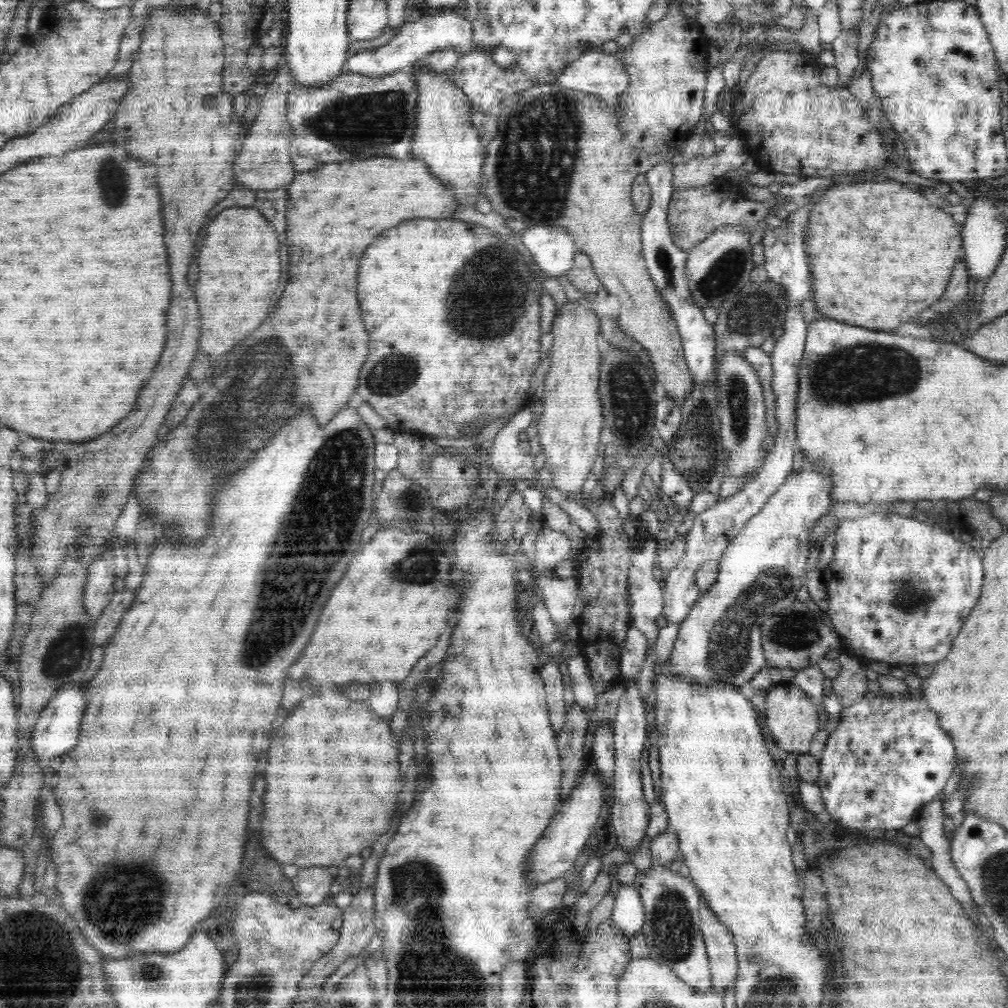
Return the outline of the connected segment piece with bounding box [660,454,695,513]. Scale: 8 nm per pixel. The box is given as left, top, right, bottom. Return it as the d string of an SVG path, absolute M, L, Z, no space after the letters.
M668 454L663 456L661 488L666 496L669 496L673 505L679 512L686 512L691 505L694 491L690 489L690 485L686 484L680 471L674 467L674 463L670 461Z

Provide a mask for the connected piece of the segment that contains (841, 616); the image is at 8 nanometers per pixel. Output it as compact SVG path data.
M878 509L868 516L846 518L840 521L837 528L831 533L831 539L834 541L834 558L826 569L821 570L826 593L828 593L828 610L825 617L832 622L835 632L841 637L843 649L848 651L851 656L868 658L872 662L902 662L902 664L928 664L928 662L932 662L936 664L938 660L942 660L950 652L954 638L958 636L964 620L968 618L968 614L976 606L976 596L979 596L982 590L984 569L982 558L978 552L958 537L954 538L952 533L946 532L938 526L932 524L924 526L922 521L884 509Z

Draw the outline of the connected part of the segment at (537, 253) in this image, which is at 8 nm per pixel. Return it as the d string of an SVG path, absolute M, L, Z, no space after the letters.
M534 225L524 230L521 240L540 272L544 272L546 276L558 278L573 268L578 251L575 249L574 237L568 231Z

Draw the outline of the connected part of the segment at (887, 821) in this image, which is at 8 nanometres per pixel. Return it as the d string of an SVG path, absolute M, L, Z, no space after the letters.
M868 691L860 702L850 706L849 708L843 708L838 727L831 732L826 738L823 750L822 758L819 760L821 766L821 774L817 785L820 787L822 793L822 800L824 801L825 810L831 816L831 820L838 821L838 823L848 827L848 829L866 829L866 830L890 830L890 829L902 829L909 822L917 820L920 811L931 800L936 799L941 790L946 787L947 782L952 776L954 768L958 763L955 755L956 748L952 745L952 739L948 736L947 732L942 730L939 725L938 714L930 709L930 705L922 696L911 696L909 694L902 693L889 693L886 691Z

